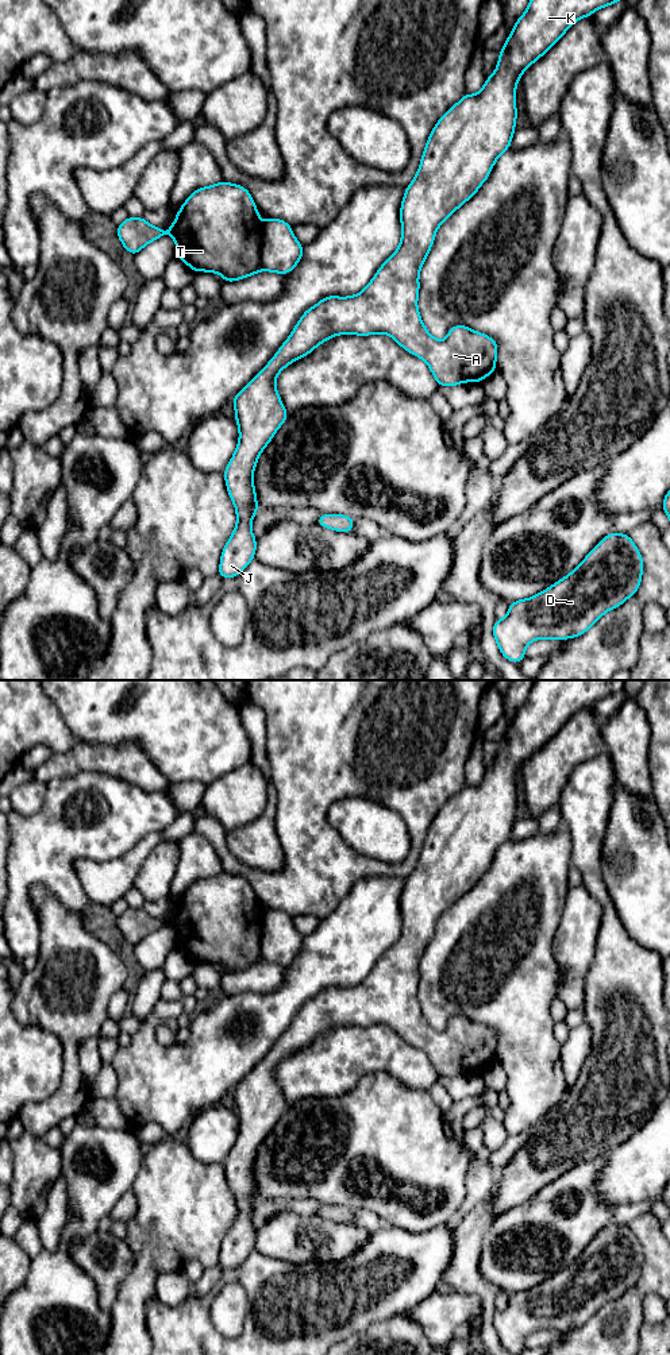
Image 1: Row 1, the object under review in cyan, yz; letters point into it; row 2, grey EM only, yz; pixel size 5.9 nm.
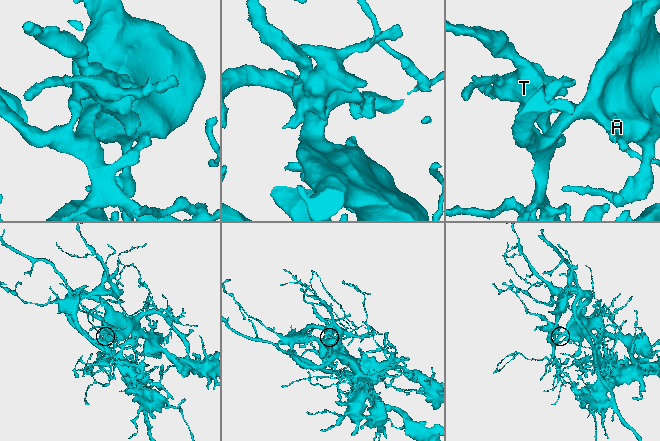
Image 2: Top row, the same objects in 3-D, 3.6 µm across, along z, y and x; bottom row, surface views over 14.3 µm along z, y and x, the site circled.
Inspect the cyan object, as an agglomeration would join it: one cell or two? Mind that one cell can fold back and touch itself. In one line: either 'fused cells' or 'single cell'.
single cell

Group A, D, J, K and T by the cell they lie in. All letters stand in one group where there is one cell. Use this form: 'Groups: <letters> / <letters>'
Groups: A D J K T

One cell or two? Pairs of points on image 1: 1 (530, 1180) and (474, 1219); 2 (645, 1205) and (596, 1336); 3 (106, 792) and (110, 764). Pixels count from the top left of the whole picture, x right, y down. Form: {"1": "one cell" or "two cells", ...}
{"1": "two cells", "2": "two cells", "3": "two cells"}

